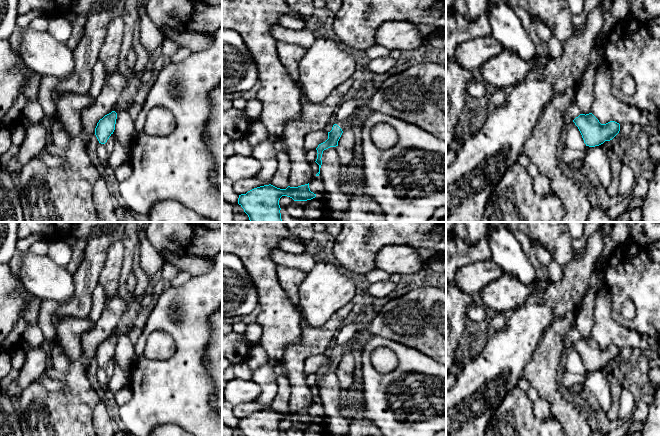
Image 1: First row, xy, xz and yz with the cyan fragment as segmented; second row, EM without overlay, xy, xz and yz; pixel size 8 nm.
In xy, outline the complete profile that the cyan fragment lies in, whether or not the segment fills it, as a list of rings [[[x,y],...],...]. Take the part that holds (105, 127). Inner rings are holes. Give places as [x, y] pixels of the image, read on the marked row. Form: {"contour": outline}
{"contour": [[[112,111],[99,120],[95,128],[95,135],[101,144],[105,144],[115,130],[117,113]]]}

